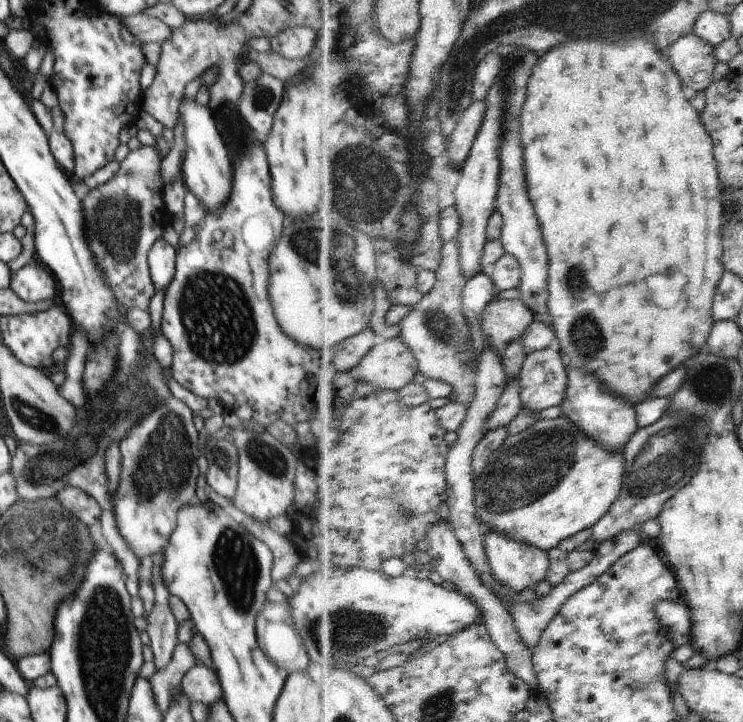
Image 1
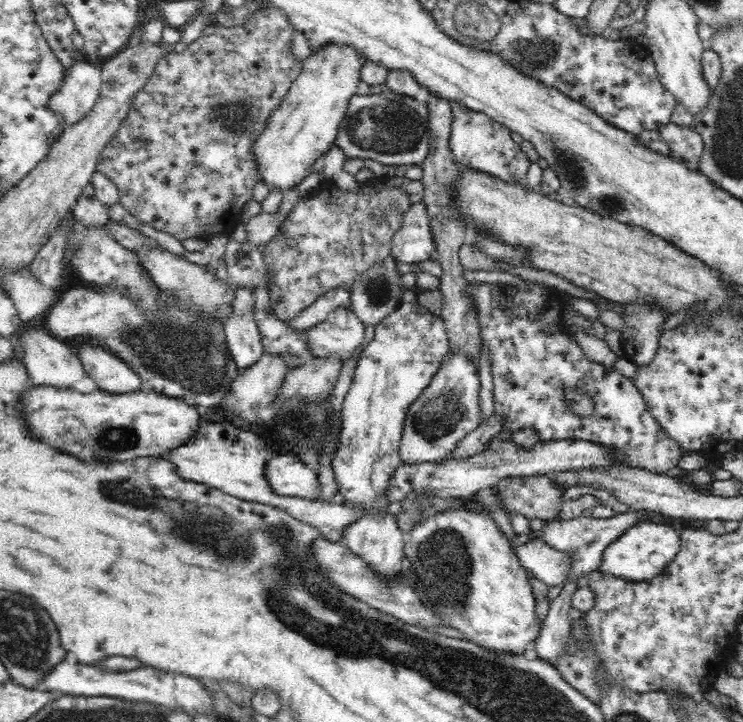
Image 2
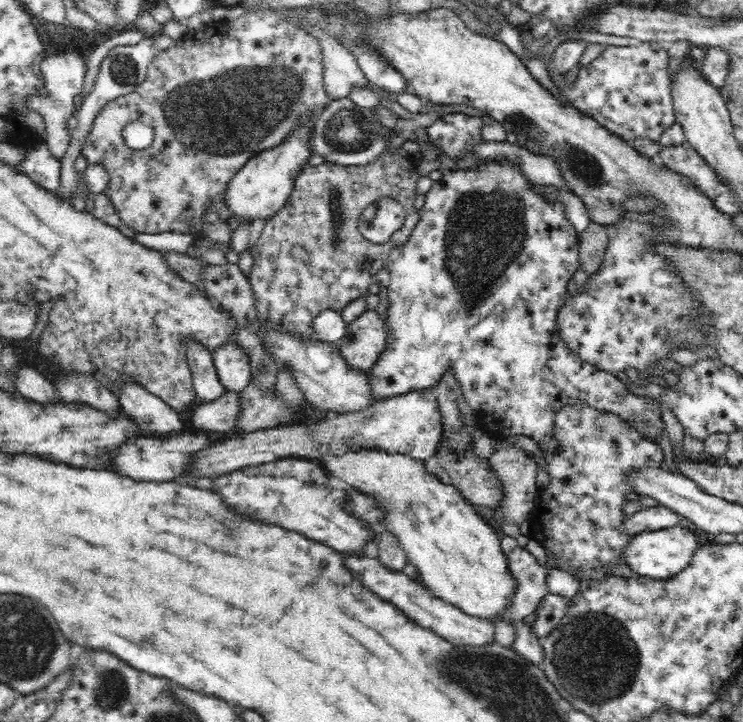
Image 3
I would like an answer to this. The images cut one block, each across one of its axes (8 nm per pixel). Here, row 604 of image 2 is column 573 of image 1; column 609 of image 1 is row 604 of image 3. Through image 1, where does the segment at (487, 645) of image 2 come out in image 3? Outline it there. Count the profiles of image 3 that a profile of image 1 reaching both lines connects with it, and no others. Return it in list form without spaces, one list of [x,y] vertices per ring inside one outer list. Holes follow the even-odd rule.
[[[344,454],[339,457],[325,457],[322,464],[329,474],[340,476],[339,484],[344,482],[381,498],[381,502],[388,509],[386,521],[382,525],[388,525],[400,538],[407,553],[407,562],[416,567],[420,580],[436,598],[459,608],[470,617],[483,619],[492,625],[498,621],[506,621],[505,617],[511,614],[518,581],[512,573],[509,556],[504,553],[500,534],[493,524],[488,523],[482,514],[474,510],[474,506],[463,498],[461,492],[454,490],[452,485],[447,486],[434,479],[432,474],[426,472],[423,462],[402,454]]]

